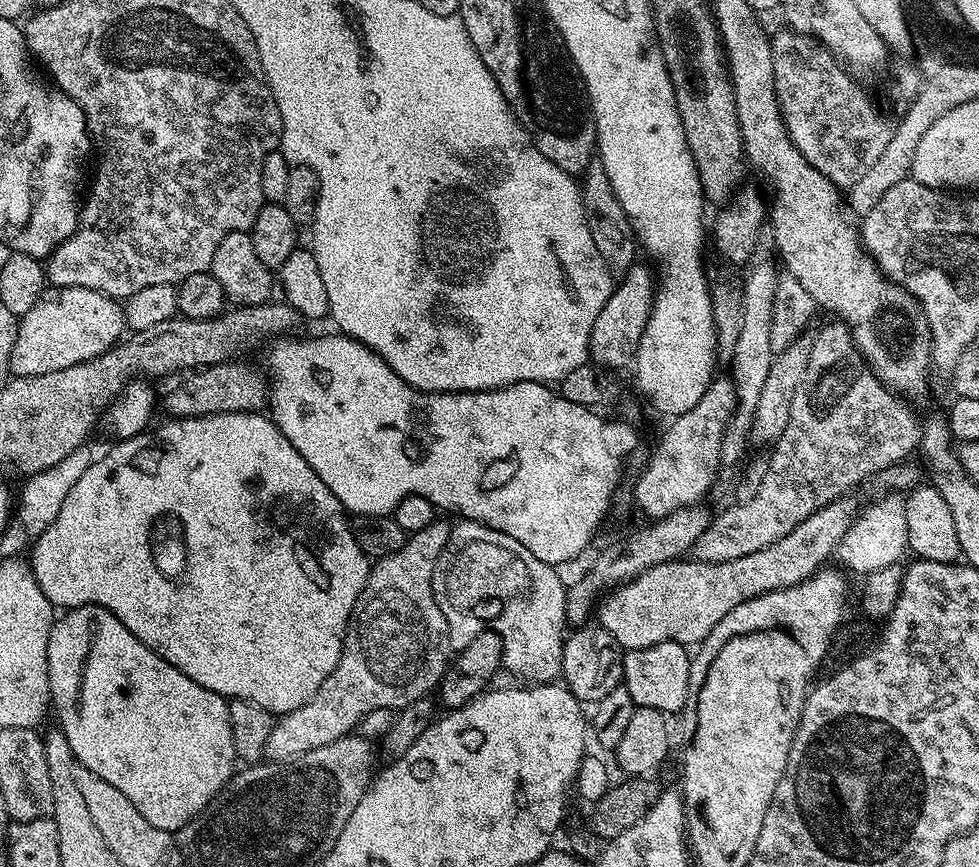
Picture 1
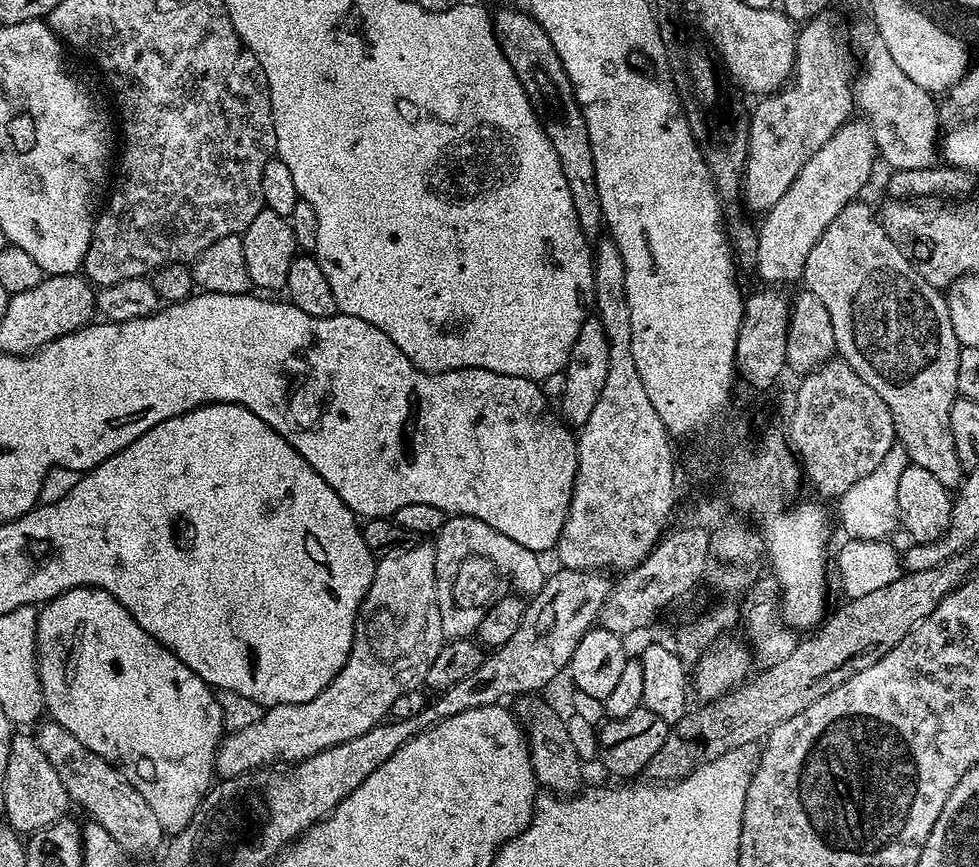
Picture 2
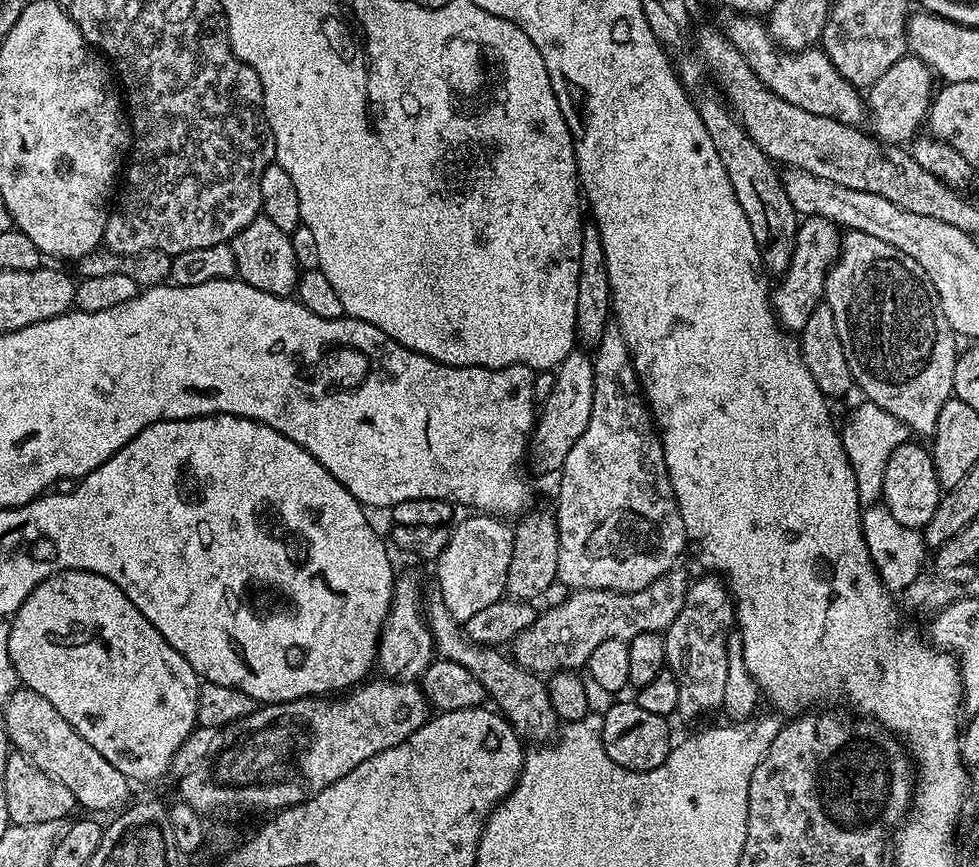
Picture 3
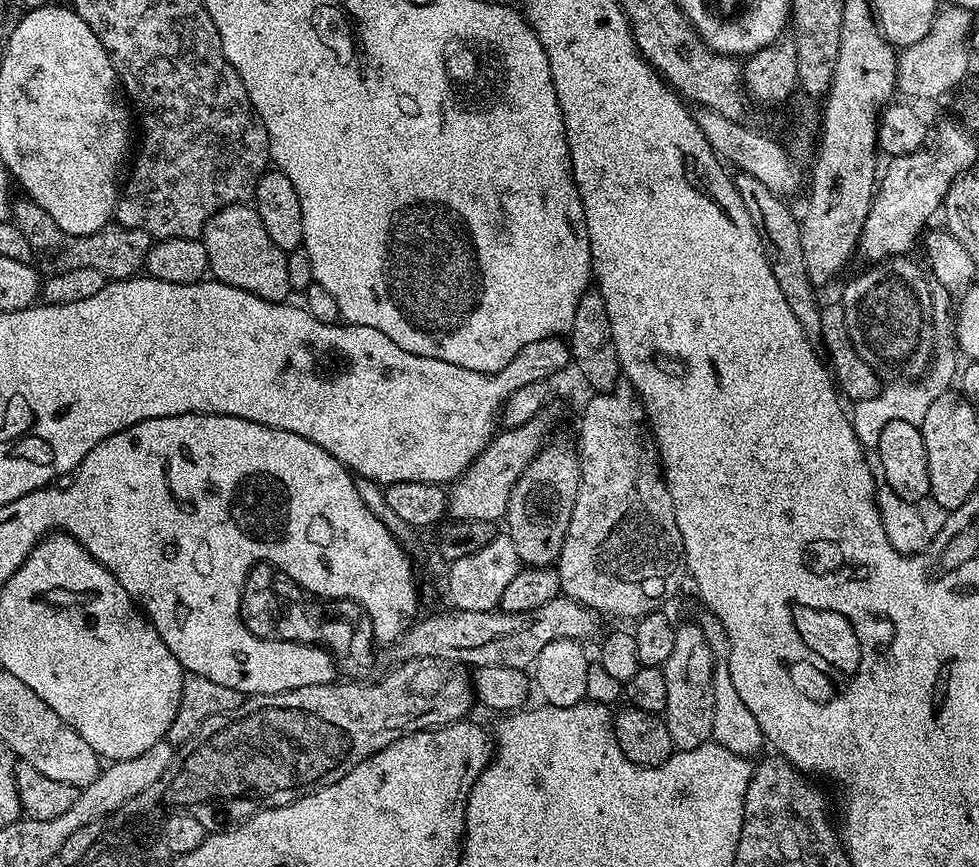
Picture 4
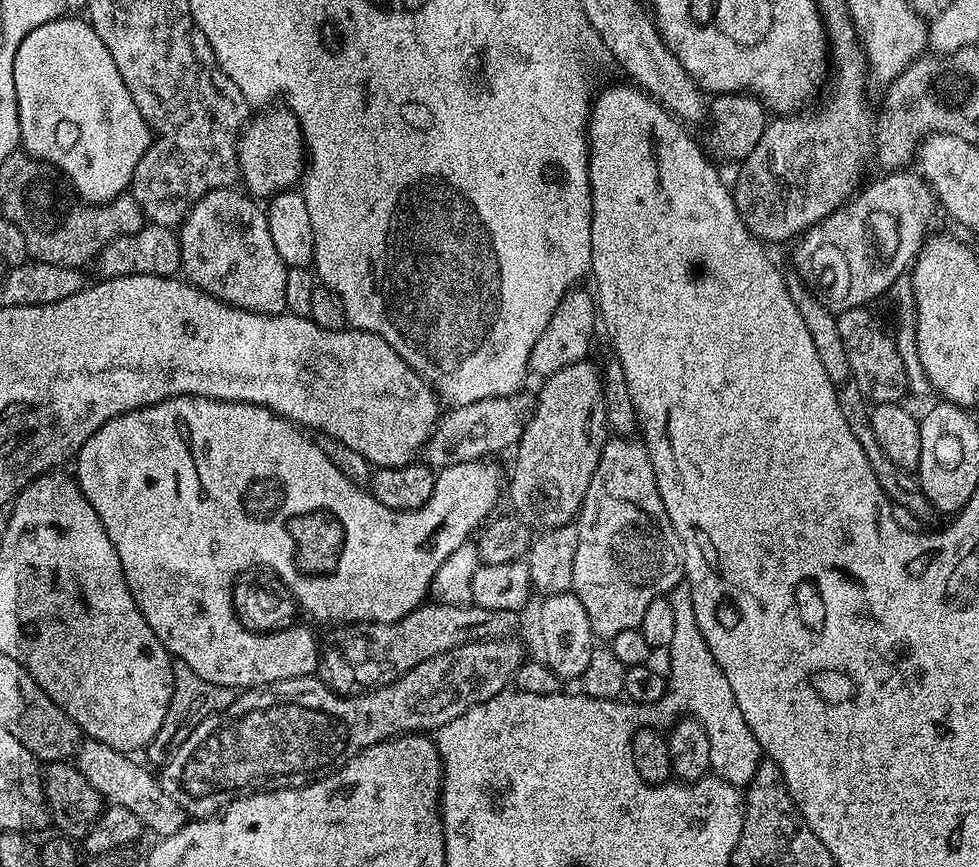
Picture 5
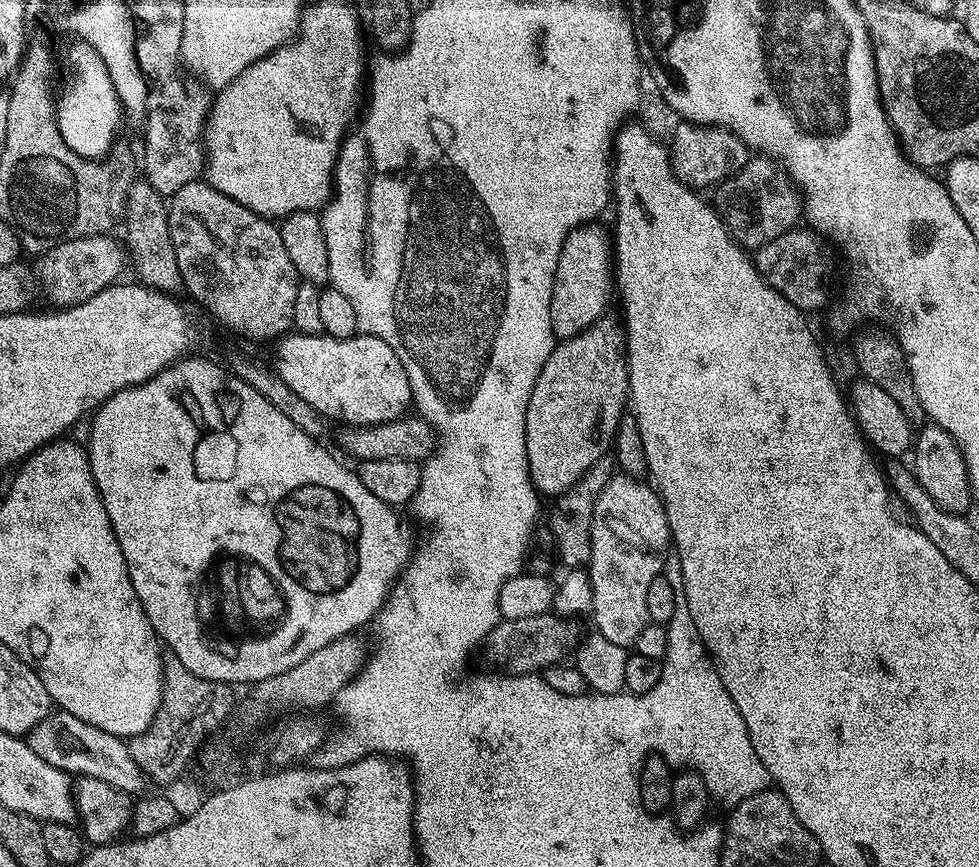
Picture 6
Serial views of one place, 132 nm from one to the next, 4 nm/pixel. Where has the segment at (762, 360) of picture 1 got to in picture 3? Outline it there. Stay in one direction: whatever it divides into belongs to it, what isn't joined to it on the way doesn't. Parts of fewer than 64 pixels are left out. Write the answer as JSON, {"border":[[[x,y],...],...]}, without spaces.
{"border":[[[906,54],[882,78],[873,82],[872,87],[866,92],[866,108],[870,113],[871,131],[877,140],[885,144],[899,145],[908,142],[917,135],[916,127],[925,123],[930,101],[934,95],[934,73],[914,55]]]}

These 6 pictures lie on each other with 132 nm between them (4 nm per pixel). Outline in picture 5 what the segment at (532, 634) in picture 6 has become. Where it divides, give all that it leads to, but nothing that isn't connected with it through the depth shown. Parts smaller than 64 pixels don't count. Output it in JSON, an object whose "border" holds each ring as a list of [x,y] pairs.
{"border":[[[501,636],[494,640],[472,640],[454,650],[438,654],[434,658],[414,666],[414,670],[410,670],[404,676],[399,676],[392,684],[384,684],[381,688],[374,688],[371,692],[362,692],[358,696],[341,696],[315,675],[286,678],[273,684],[263,684],[260,688],[249,688],[241,691],[237,695],[236,701],[225,712],[207,716],[194,730],[194,734],[190,734],[190,738],[186,738],[186,742],[182,742],[182,746],[178,746],[176,753],[159,769],[160,785],[162,790],[166,790],[166,794],[170,794],[170,798],[174,798],[174,802],[178,802],[178,806],[183,808],[185,812],[205,817],[217,815],[232,801],[239,800],[241,796],[248,796],[252,792],[273,792],[283,788],[301,788],[307,784],[313,784],[316,780],[334,774],[339,768],[346,766],[346,762],[350,762],[350,758],[354,758],[359,752],[374,746],[378,742],[405,734],[428,734],[435,729],[446,726],[446,722],[454,722],[454,718],[458,718],[458,714],[466,714],[468,708],[478,706],[482,702],[494,698],[494,694],[505,691],[515,681],[516,672],[524,665],[525,659],[524,648],[516,641],[516,638]]]}

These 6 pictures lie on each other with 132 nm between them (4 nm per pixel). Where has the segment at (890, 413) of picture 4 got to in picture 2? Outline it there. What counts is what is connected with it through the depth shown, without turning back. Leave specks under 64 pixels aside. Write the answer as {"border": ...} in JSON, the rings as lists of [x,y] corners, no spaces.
{"border":[[[900,443],[893,444],[891,450],[866,474],[866,478],[858,478],[850,490],[846,490],[839,498],[840,524],[844,527],[844,536],[854,540],[887,541],[892,531],[898,528],[898,478],[902,470],[909,466],[906,450]]]}

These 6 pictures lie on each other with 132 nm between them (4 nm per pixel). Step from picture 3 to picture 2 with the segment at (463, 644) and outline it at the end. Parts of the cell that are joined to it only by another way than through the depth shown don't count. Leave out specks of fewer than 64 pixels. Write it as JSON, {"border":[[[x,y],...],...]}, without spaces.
{"border":[[[521,695],[515,699],[514,714],[524,725],[529,752],[531,754],[531,768],[534,770],[537,783],[547,791],[560,796],[577,795],[584,786],[582,782],[582,767],[580,755],[570,739],[565,719],[554,712],[553,708],[542,699],[541,695]]]}

